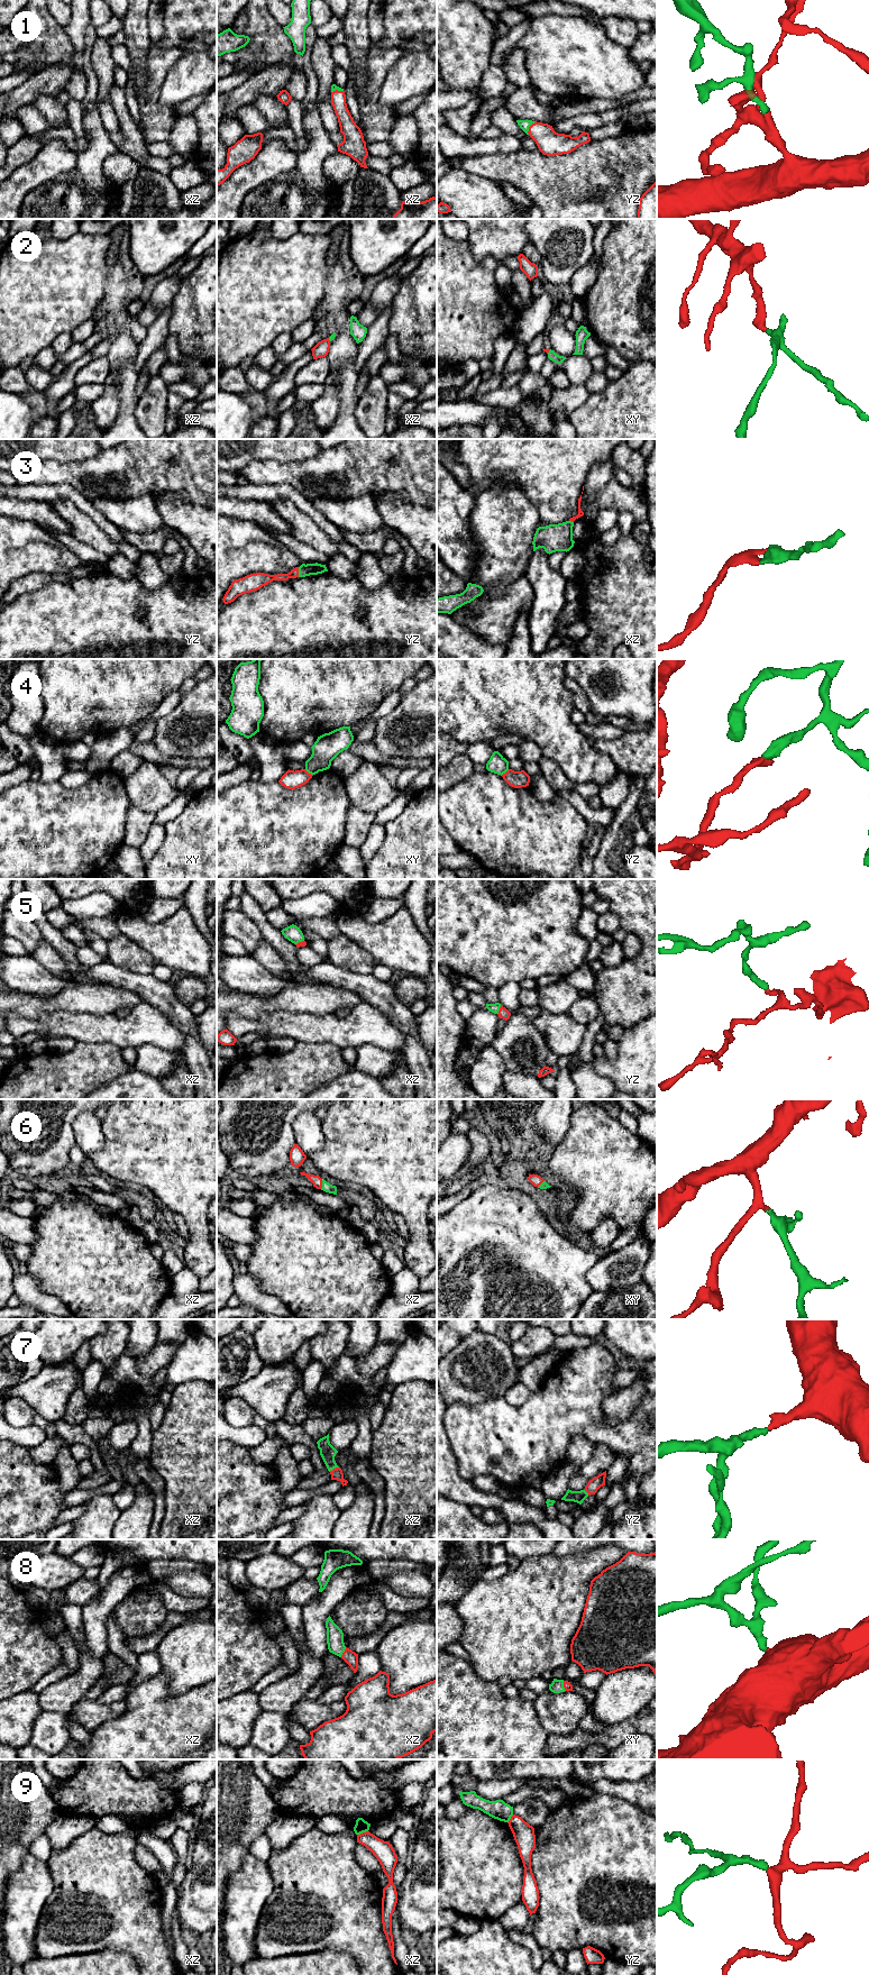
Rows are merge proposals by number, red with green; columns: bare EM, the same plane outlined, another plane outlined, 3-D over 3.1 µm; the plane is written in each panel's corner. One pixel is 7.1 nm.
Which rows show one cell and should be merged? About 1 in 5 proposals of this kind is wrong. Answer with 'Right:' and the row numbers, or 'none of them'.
Right: 1, 2, 3, 5, 6, 7, 8

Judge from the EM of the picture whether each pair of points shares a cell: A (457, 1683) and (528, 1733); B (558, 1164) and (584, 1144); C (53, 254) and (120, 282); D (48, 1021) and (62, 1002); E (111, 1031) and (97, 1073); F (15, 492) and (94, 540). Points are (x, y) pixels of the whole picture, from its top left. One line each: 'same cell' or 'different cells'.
A: same cell
B: same cell
C: different cells
D: different cells
E: different cells
F: different cells

